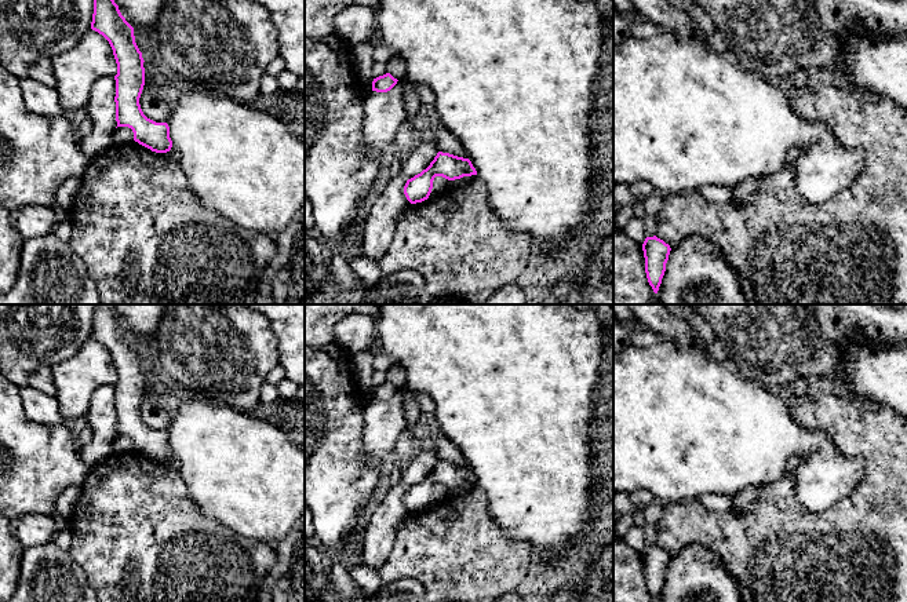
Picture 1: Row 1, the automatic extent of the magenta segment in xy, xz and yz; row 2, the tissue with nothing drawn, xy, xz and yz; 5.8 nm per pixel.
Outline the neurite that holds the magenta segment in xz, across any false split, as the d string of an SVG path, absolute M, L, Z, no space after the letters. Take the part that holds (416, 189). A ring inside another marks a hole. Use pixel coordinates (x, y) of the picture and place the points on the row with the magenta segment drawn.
M438 152L426 169L407 180L404 194L411 204L422 203L429 198L436 176L455 180L471 175L477 171L469 158Z

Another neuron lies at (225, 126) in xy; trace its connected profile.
M186 91L171 105L168 120L172 147L189 189L208 209L215 209L238 226L267 236L281 233L305 203L305 142L276 116L226 96Z

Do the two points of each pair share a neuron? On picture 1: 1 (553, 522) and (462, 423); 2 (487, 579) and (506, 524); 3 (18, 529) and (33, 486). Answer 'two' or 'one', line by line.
1: one
2: two
3: two

